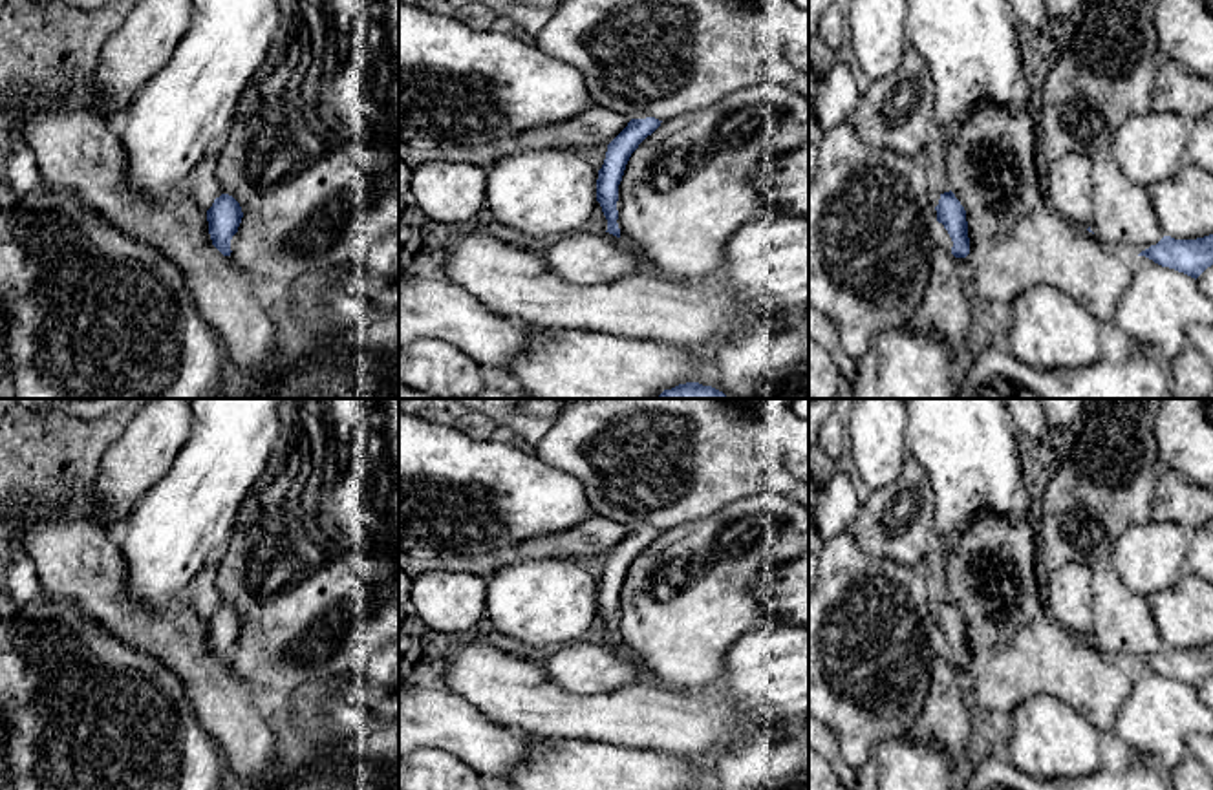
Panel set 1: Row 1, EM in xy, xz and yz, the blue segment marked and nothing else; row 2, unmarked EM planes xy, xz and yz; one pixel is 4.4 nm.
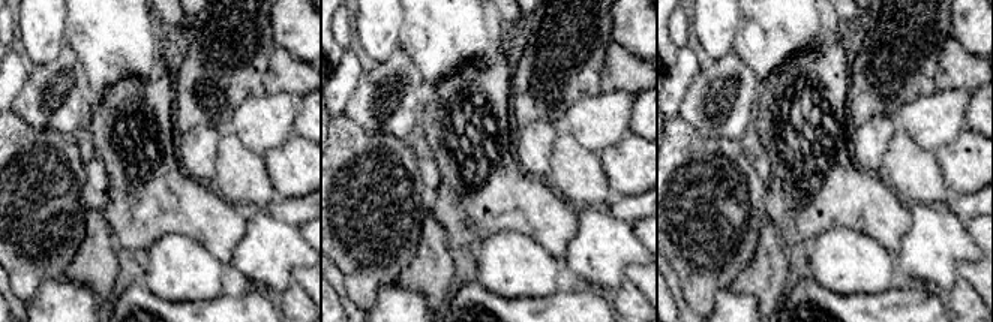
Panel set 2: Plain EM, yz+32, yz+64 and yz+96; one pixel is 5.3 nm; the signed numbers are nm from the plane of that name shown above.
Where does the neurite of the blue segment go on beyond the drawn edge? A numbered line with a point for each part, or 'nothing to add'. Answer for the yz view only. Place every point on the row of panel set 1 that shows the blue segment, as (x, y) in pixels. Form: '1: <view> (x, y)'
1: yz (941, 238)

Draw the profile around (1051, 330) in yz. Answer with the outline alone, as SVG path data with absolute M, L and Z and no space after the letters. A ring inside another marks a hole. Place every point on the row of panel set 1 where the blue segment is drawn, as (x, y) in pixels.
M1032 287L1012 302L1012 311L1003 344L1017 360L1037 369L1070 369L1101 358L1101 322L1059 289Z

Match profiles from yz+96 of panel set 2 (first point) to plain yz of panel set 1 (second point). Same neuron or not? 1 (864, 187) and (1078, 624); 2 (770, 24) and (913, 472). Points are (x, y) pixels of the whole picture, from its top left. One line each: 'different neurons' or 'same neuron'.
1: different neurons
2: different neurons

